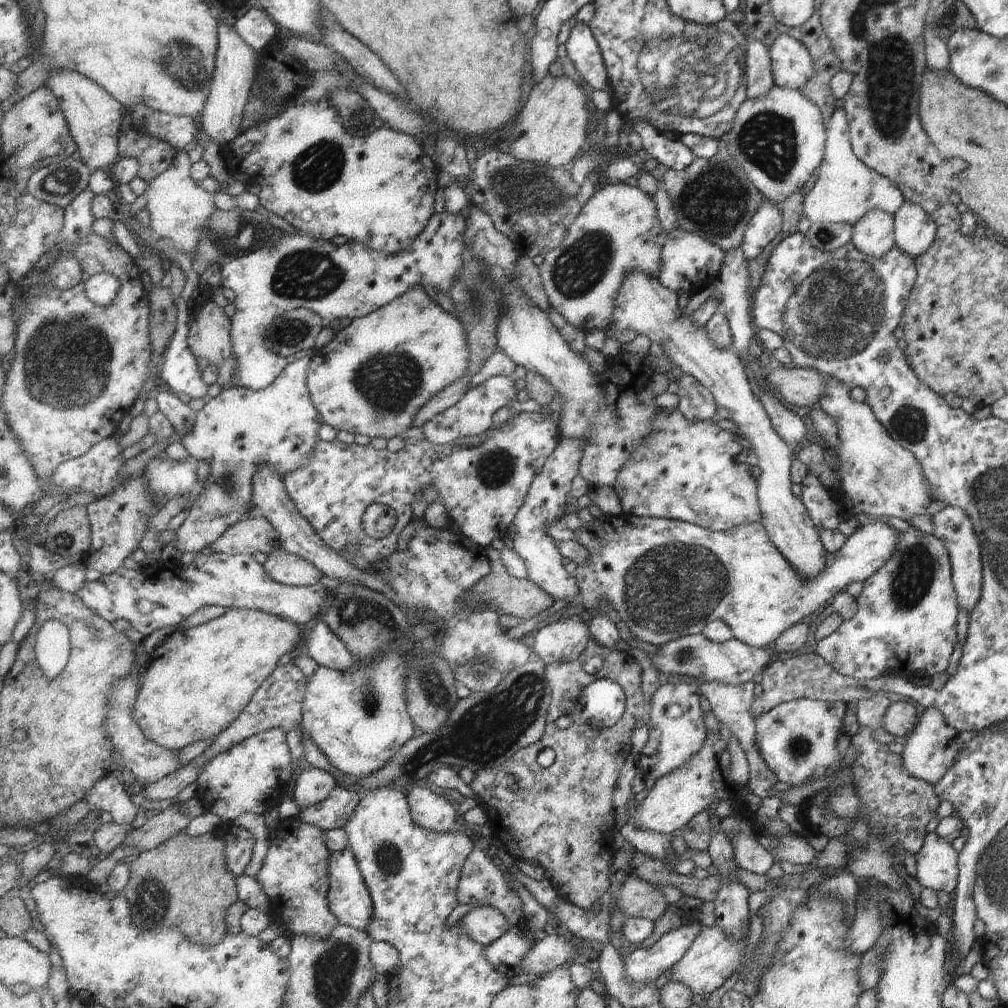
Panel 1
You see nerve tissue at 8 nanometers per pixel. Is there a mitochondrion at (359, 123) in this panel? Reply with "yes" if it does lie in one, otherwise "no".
yes

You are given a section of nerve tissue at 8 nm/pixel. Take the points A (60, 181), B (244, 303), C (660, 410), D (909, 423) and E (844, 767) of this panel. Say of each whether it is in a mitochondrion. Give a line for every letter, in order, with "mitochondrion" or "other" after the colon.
A: mitochondrion
B: other
C: other
D: mitochondrion
E: other

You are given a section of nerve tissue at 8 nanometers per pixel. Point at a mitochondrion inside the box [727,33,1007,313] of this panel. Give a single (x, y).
(767, 140)

